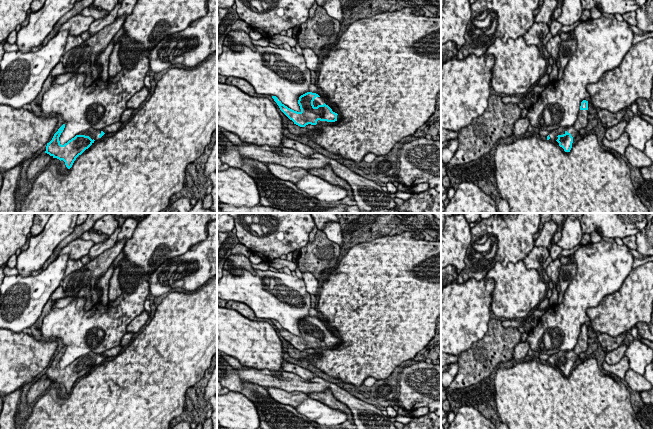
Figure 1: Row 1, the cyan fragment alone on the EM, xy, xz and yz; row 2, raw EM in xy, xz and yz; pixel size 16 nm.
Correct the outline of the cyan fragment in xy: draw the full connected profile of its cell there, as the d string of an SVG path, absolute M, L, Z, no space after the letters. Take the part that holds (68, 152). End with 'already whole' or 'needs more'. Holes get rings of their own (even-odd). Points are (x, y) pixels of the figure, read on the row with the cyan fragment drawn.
M63 124L54 134L52 140L47 143L45 153L60 161L63 160L68 169L70 169L76 160L91 145L98 143L104 138L102 130L90 128L85 132L81 132L64 145L60 144L59 137L65 128Z | needs more

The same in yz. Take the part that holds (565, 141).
M583 100L575 124L571 127L559 127L550 131L547 140L562 147L565 152L570 152L574 138L588 124L588 115L588 101Z | needs more

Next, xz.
M307 92L299 97L298 104L301 111L294 111L272 96L280 110L294 122L294 124L305 127L308 124L316 125L325 122L337 121L337 113L328 106L327 100L316 93Z | needs more

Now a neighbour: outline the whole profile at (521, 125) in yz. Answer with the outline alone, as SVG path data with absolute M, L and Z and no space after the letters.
M527 117L519 118L515 122L513 131L510 136L514 137L514 138L523 136L527 132L529 125L530 125L530 123L529 123L529 119Z

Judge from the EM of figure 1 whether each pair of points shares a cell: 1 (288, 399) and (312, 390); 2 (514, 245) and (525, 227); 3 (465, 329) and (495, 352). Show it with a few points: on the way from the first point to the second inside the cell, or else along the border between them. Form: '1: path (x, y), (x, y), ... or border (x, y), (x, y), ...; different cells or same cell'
1: border (281, 388), (287, 391), (301, 391), (308, 395); different cells
2: path (514, 241), (514, 238), (521, 231); same cell
3: border (490, 318), (487, 324), (487, 332), (460, 353); different cells

